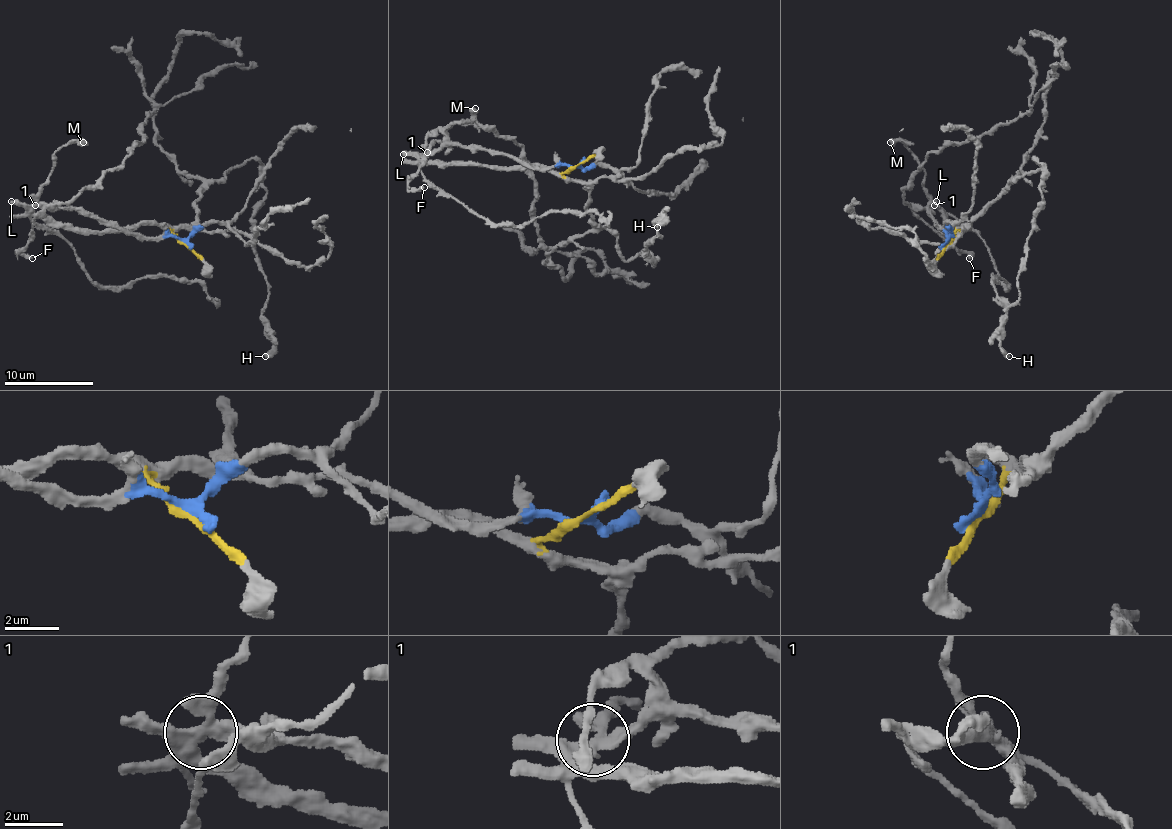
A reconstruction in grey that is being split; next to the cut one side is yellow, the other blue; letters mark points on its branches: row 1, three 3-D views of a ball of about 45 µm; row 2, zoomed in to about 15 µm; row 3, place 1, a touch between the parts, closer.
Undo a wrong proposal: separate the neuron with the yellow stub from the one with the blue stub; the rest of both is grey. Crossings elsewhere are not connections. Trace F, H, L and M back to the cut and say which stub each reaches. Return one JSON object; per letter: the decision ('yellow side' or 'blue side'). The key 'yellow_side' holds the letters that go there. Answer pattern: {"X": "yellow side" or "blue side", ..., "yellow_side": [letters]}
{"F": "blue side", "H": "yellow side", "L": "blue side", "M": "yellow side", "yellow_side": ["H", "M"]}

